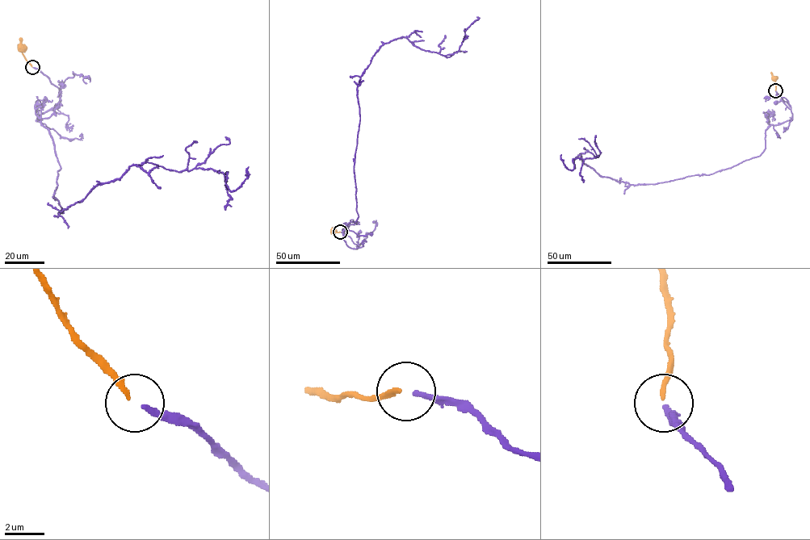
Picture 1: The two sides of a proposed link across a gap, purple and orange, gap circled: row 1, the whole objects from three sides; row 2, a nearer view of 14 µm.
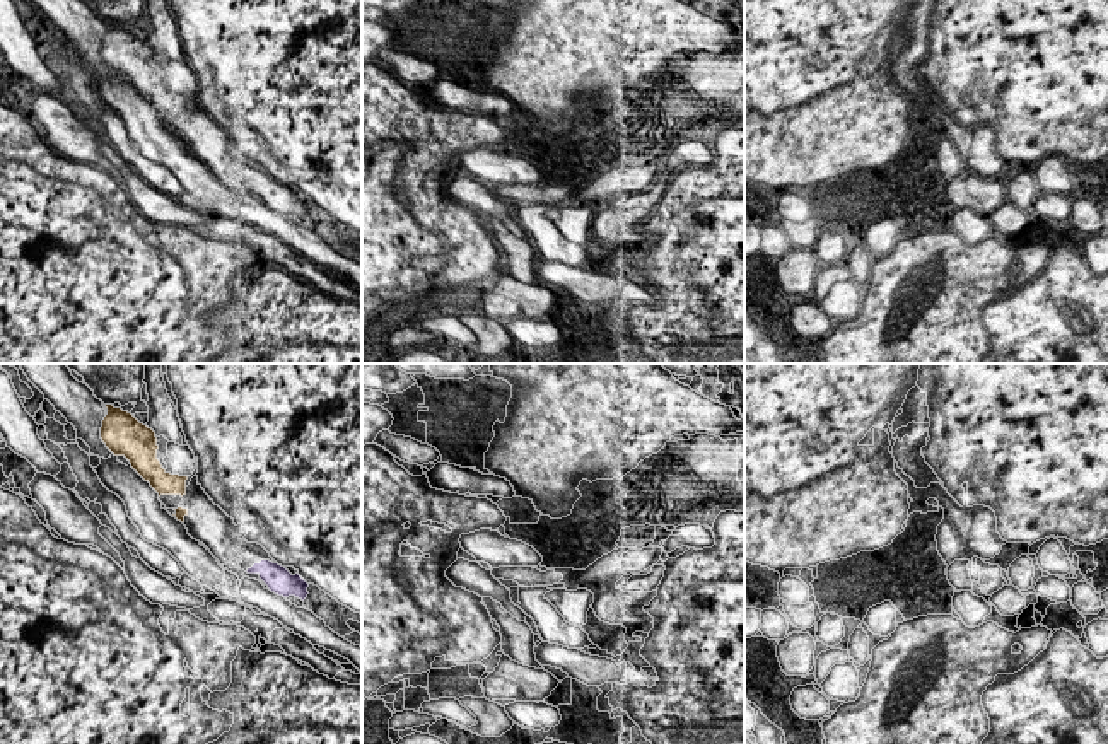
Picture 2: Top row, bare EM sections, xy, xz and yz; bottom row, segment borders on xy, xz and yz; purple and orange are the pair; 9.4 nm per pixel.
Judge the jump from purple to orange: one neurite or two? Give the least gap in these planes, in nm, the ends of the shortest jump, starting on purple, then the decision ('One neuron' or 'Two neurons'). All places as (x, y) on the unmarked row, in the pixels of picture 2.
Distance 750 nm. Across: xy (246, 188), (183, 139). One neuron

